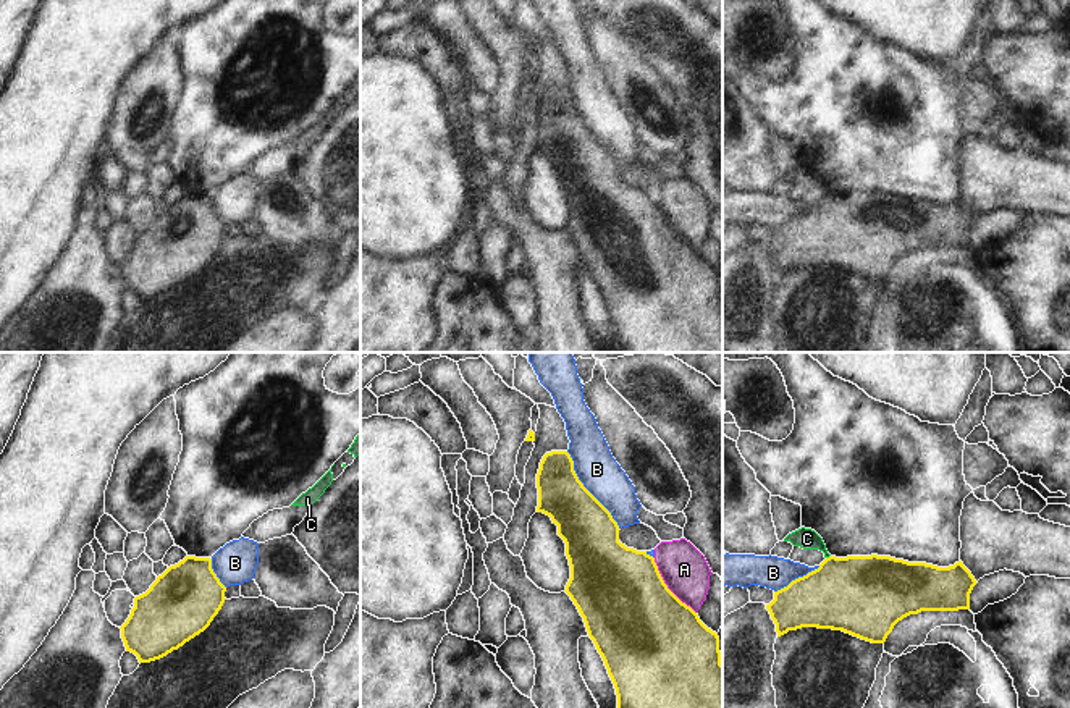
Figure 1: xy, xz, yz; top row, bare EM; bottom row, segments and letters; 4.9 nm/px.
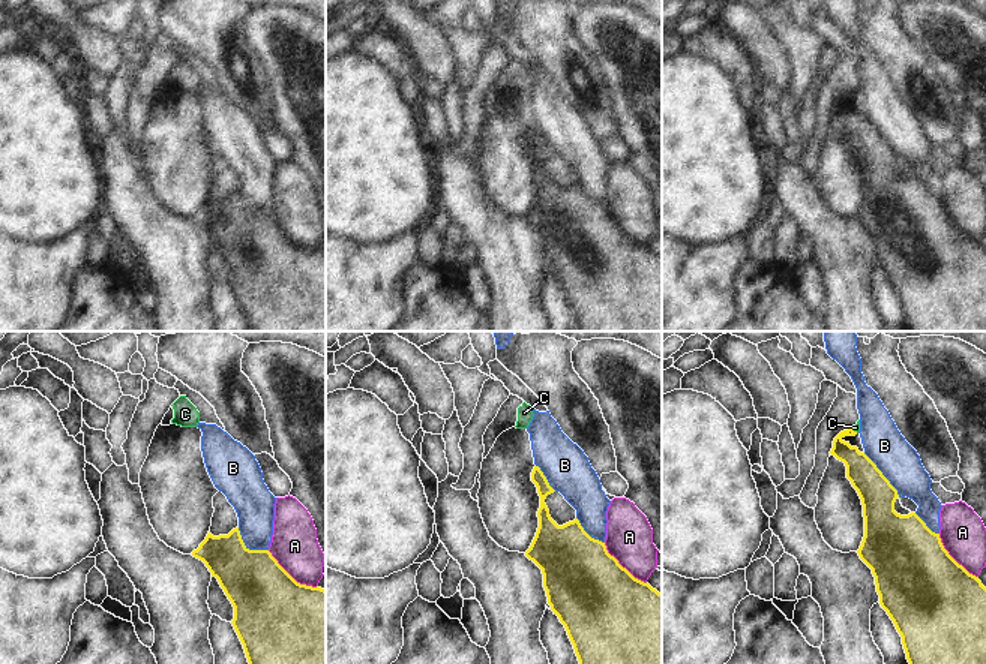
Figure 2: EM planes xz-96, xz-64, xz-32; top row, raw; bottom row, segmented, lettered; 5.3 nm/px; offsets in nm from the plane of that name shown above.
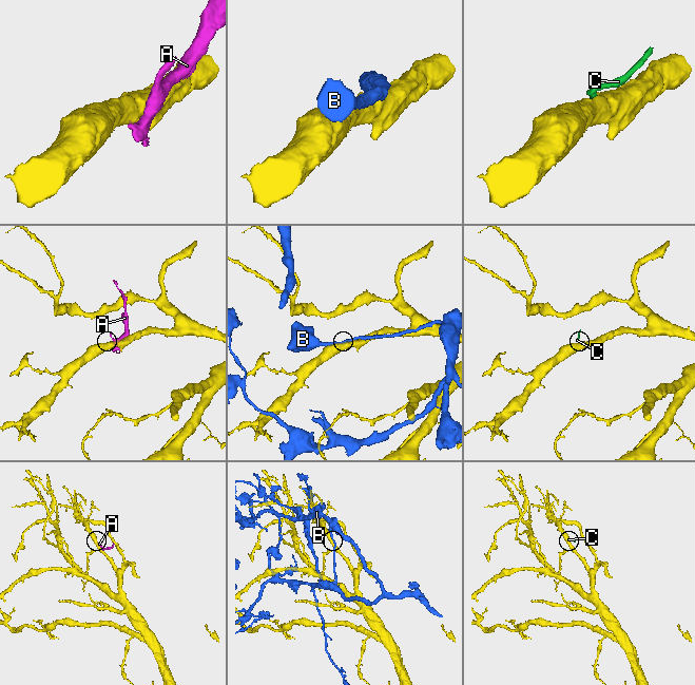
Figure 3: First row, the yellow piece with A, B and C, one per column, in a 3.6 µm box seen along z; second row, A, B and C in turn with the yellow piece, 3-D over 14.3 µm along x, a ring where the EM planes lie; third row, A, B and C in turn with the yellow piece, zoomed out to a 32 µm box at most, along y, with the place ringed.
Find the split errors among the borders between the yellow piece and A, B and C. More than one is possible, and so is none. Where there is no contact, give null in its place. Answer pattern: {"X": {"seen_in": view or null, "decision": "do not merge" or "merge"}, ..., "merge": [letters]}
{"A": {"seen_in": "xz", "decision": "do not merge"}, "B": {"seen_in": "xz", "decision": "do not merge"}, "C": {"seen_in": "yz", "decision": "do not merge"}, "merge": []}

